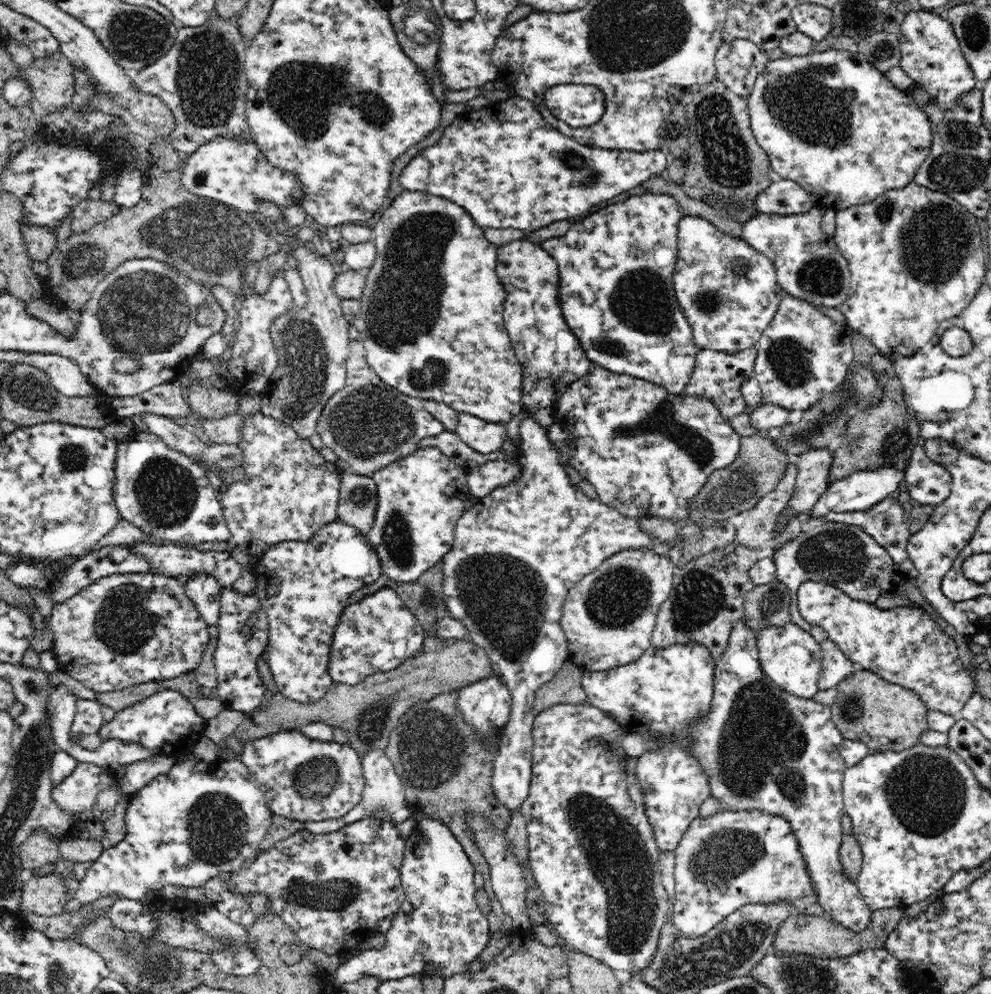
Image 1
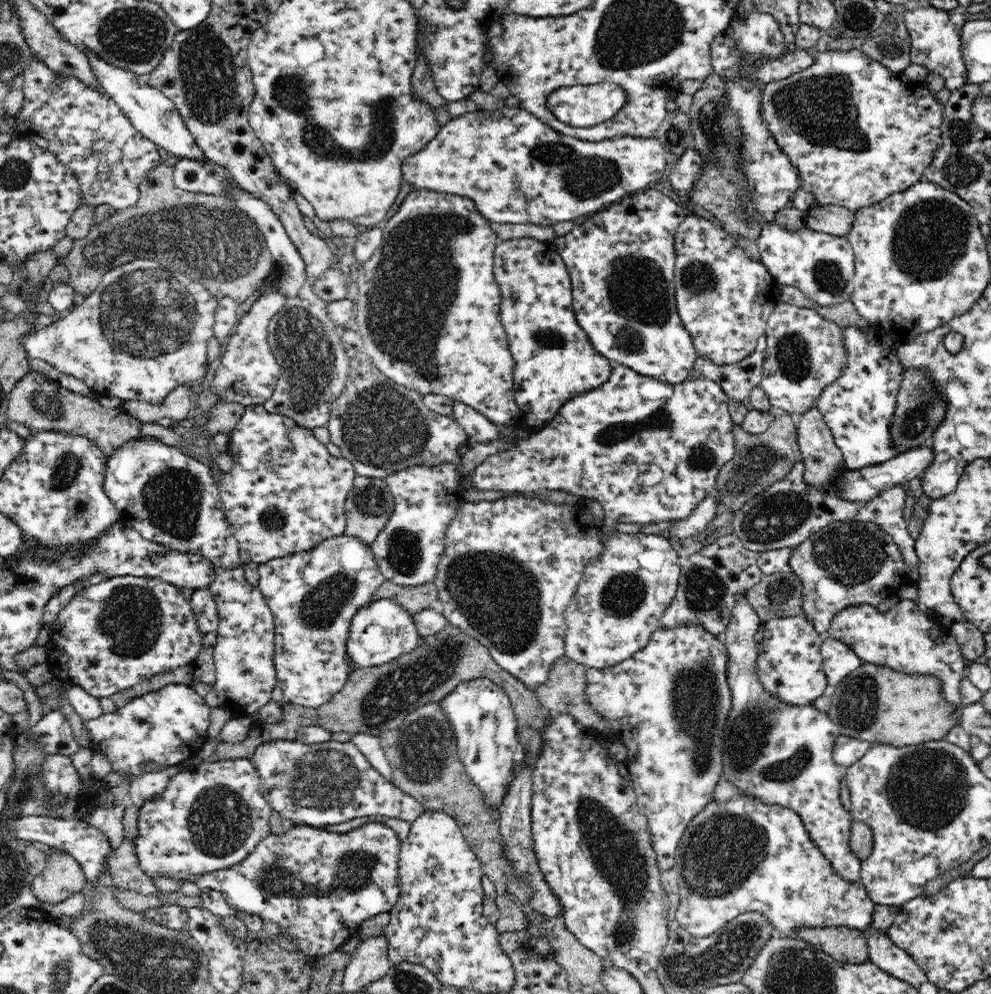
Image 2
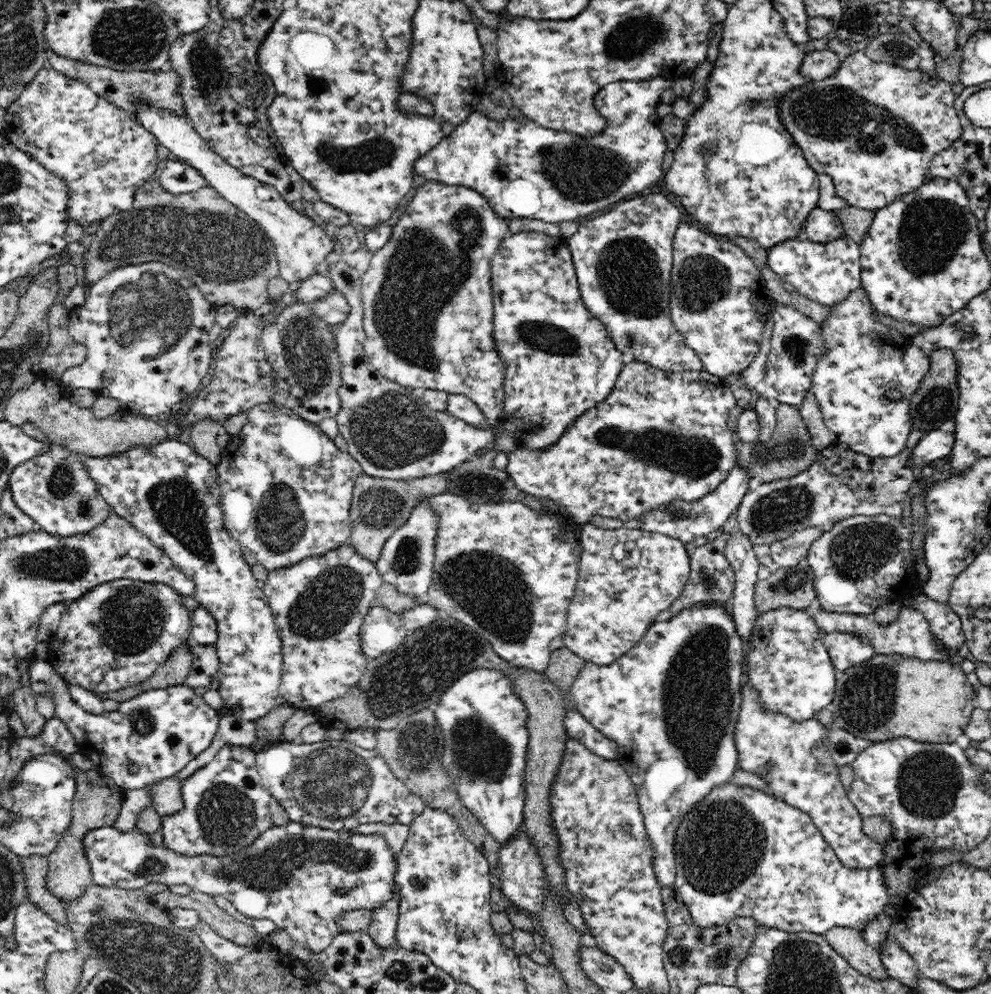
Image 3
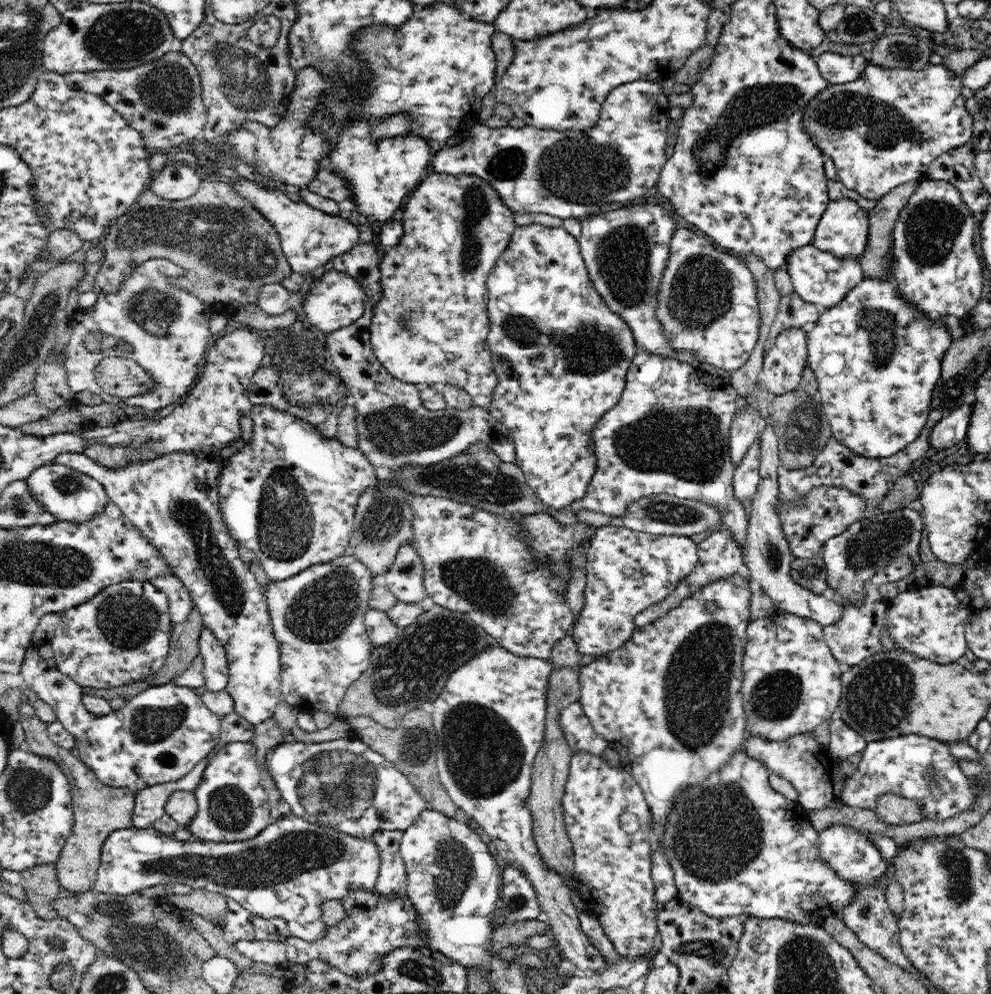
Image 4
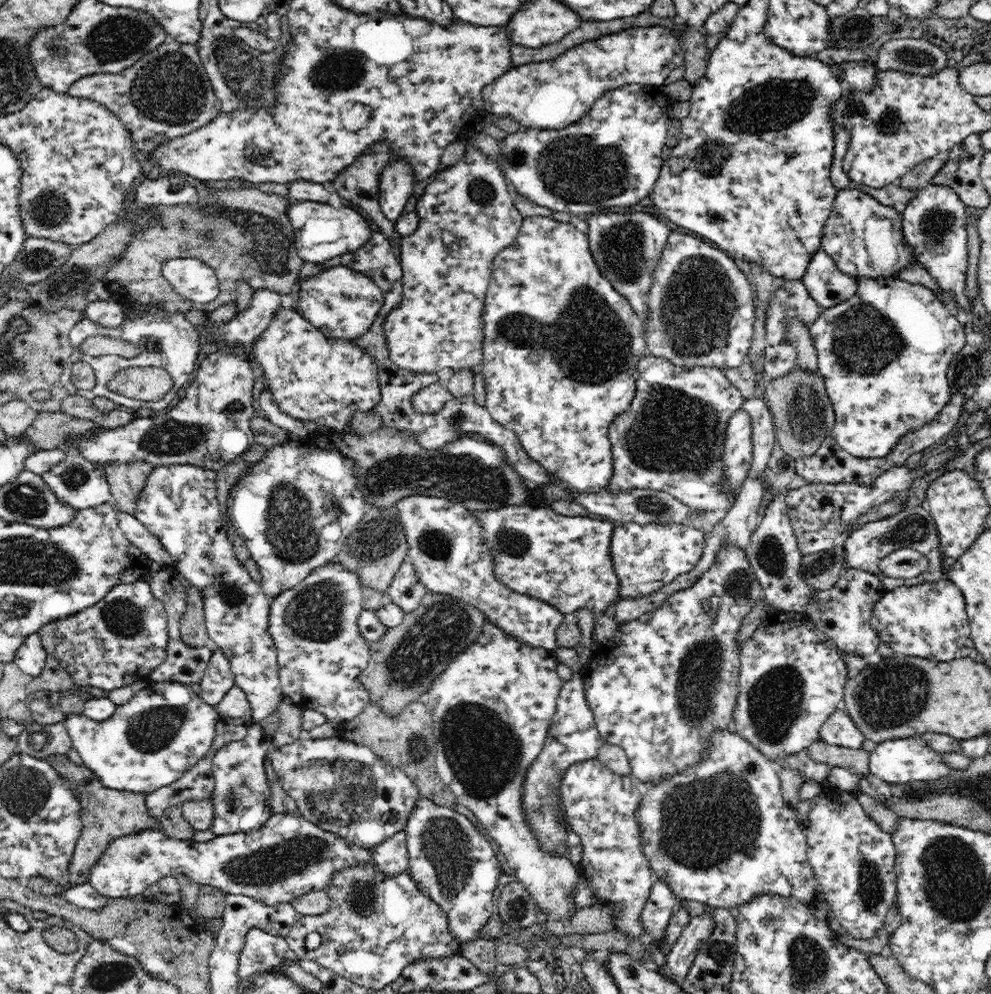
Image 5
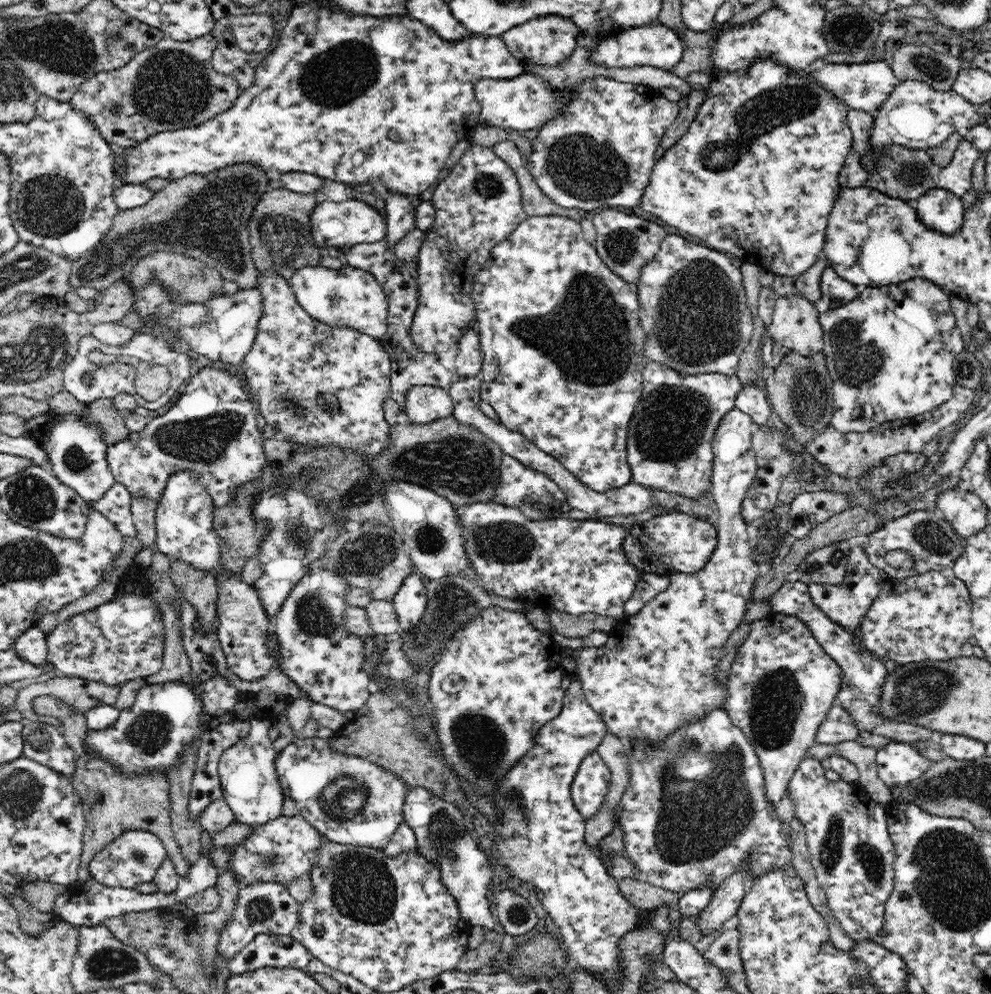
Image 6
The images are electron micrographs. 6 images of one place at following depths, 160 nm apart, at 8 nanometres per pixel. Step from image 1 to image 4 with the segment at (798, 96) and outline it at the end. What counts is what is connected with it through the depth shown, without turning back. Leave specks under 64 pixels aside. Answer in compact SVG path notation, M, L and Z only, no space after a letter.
M868 63L866 72L849 83L832 84L820 91L803 110L804 130L834 161L837 176L846 188L868 200L886 196L896 186L923 180L931 162L944 152L967 144L973 136L974 119L966 110L962 78L943 64L928 64L923 70L881 68Z

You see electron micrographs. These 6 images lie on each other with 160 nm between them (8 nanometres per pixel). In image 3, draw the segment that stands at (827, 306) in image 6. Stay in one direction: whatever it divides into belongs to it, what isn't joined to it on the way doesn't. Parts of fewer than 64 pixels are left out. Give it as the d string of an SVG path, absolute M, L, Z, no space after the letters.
M842 235L830 243L816 243L806 237L785 240L767 251L767 264L782 282L790 283L798 294L817 303L834 306L860 288L861 262L859 244Z

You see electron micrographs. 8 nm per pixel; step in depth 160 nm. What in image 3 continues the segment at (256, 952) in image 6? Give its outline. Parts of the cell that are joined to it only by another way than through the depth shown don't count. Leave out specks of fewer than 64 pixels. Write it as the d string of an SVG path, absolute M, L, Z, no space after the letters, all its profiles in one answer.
M199 921L192 929L200 937L204 946L212 953L212 956L215 956L216 960L222 963L222 965L234 965L243 956L246 956L247 952L253 949L237 945L228 939L220 937L202 921Z

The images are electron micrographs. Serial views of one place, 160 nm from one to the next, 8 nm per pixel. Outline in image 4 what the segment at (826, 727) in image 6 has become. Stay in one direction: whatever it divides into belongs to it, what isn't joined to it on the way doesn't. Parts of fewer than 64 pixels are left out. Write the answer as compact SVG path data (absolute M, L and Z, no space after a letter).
M839 715L829 722L830 743L827 751L838 760L846 760L849 756L862 752L867 740L859 732L852 730Z

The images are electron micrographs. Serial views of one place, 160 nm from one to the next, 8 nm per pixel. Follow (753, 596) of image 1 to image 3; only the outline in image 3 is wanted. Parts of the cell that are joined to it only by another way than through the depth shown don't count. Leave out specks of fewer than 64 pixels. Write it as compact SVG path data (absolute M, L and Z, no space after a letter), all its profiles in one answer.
M806 560L793 567L773 568L768 578L756 581L754 607L759 615L784 607L804 611L816 597L814 579Z

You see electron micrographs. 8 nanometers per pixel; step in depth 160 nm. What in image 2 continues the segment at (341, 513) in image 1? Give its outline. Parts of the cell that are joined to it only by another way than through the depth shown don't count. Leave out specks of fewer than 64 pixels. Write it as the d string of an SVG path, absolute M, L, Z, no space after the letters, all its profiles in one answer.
M356 475L345 503L345 534L371 547L395 510L396 499L384 479Z

